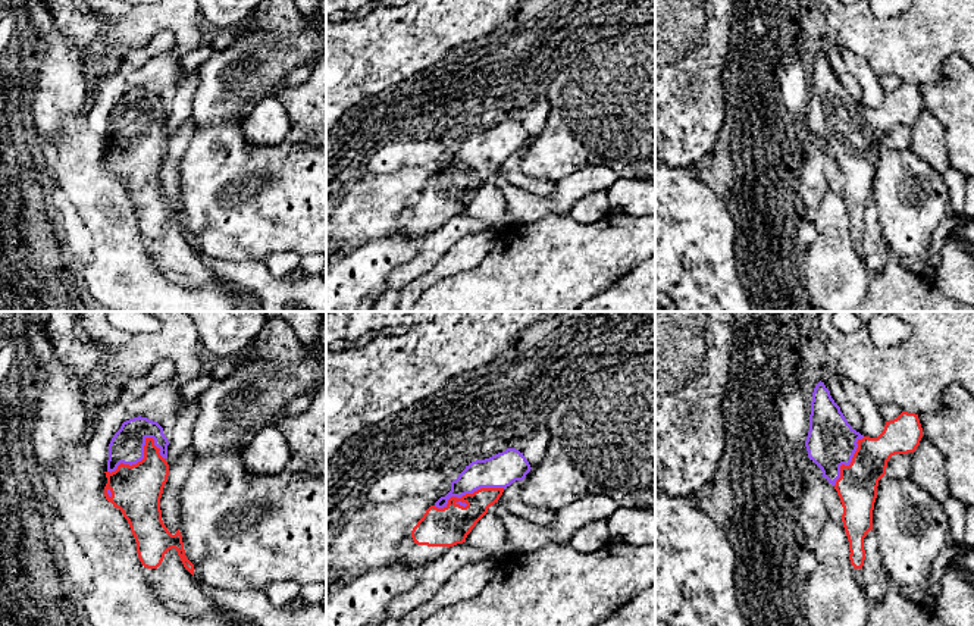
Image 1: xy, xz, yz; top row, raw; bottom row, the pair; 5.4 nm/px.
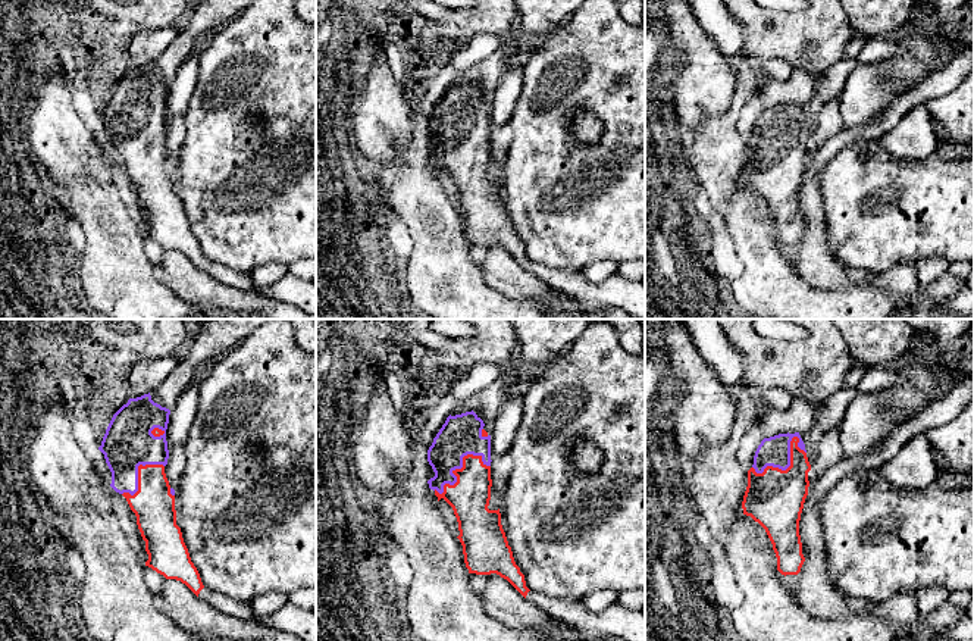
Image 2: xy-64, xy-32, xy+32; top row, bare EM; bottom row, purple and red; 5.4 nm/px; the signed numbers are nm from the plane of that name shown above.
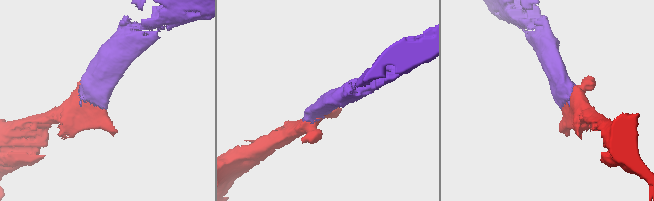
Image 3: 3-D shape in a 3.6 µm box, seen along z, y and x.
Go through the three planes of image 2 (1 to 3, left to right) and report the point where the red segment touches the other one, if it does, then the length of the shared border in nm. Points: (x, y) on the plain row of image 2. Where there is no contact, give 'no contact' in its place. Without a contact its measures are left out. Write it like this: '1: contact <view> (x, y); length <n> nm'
1: contact xy-64 (137, 144); length 280 nm
2: contact xy-32 (457, 138); length 340 nm
3: contact xy+32 (788, 137); length 320 nm

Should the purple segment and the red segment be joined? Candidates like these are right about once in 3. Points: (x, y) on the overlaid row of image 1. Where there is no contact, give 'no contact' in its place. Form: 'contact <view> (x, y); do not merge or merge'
contact xz (467, 493); merge

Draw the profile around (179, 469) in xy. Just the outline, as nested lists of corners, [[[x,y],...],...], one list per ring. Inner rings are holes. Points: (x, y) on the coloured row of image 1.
[[[191,448],[178,456],[169,464],[169,476],[160,498],[162,520],[167,530],[175,535],[179,525],[178,492],[190,476],[197,461],[197,453]]]

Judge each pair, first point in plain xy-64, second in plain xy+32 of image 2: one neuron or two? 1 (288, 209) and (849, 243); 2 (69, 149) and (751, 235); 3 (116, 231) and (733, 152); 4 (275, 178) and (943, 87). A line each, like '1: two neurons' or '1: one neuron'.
1: one neuron
2: two neurons
3: one neuron
4: two neurons

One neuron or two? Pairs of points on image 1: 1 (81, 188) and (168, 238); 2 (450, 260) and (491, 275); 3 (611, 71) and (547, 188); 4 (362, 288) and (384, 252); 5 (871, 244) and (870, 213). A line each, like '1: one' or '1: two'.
1: two
2: two
3: two
4: one
5: one

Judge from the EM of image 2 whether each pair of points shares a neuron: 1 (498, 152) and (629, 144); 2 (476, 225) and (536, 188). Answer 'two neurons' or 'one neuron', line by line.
1: two neurons
2: two neurons

